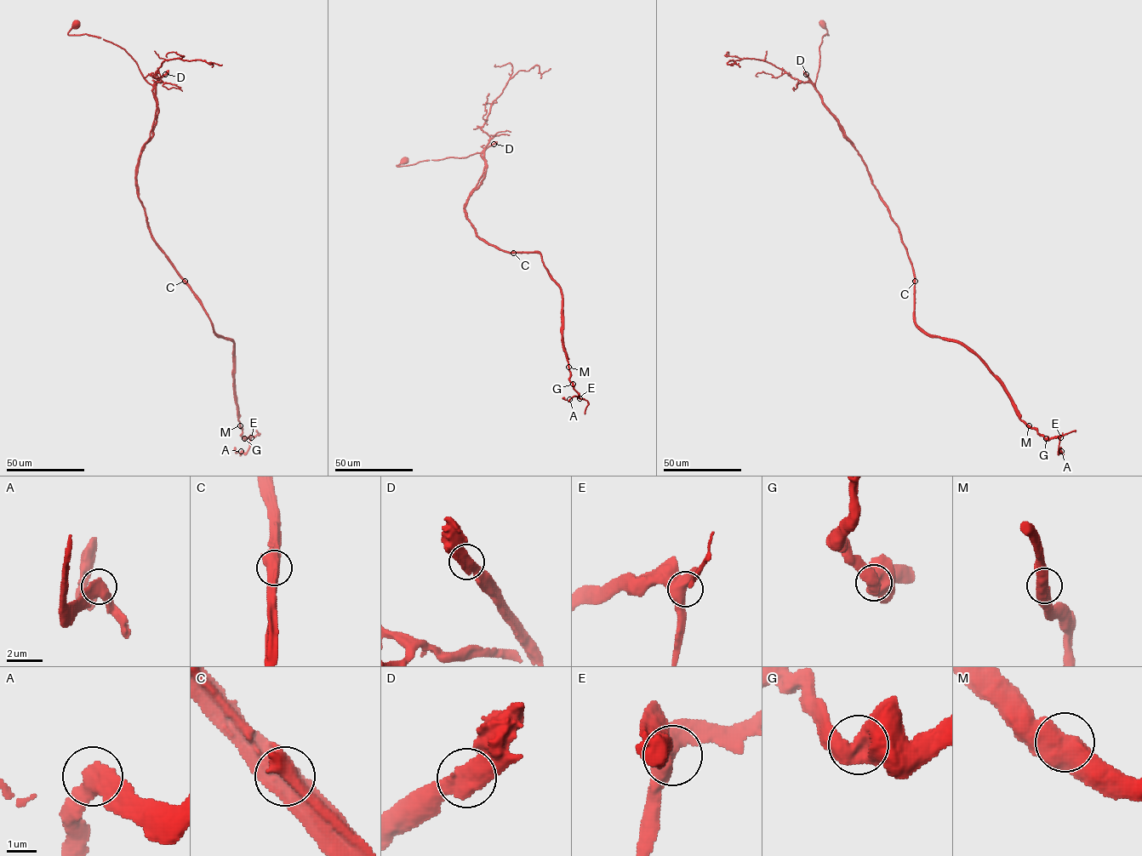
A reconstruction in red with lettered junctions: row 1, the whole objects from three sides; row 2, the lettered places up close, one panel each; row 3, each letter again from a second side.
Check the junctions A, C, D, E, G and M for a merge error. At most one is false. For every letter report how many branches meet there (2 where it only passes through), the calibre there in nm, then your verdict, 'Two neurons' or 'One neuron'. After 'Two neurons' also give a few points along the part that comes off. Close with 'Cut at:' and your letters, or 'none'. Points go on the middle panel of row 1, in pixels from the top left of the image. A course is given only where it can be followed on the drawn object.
A: Branches: 2. Thickness 480 nm. One neuron
C: Branches: 2. Thickness 700 nm. Two neurons. Course of the part to remove: (513, 253), (479, 238), (465, 208), (469, 195), (484, 177), (484, 151), (497, 141)
D: Branches: 2. Thickness 550 nm. One neuron
E: Branches: 3. Thickness 480 nm. One neuron
G: Branches: 2. Thickness 700 nm. One neuron
M: Branches: 2. Thickness 600 nm. One neuron
Cut at: C

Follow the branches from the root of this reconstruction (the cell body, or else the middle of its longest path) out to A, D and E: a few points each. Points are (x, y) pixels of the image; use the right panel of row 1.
A: (824, 24), (815, 89), (898, 228), (915, 322), (972, 350), (1017, 416), (1058, 437), (1061, 451)
D: (824, 24), (828, 35), (822, 37), (819, 47), (819, 66), (814, 85), (806, 74)
E: (824, 24), (815, 89), (898, 228), (914, 276), (915, 322), (972, 350), (1021, 419), (1046, 438), (1060, 437)

